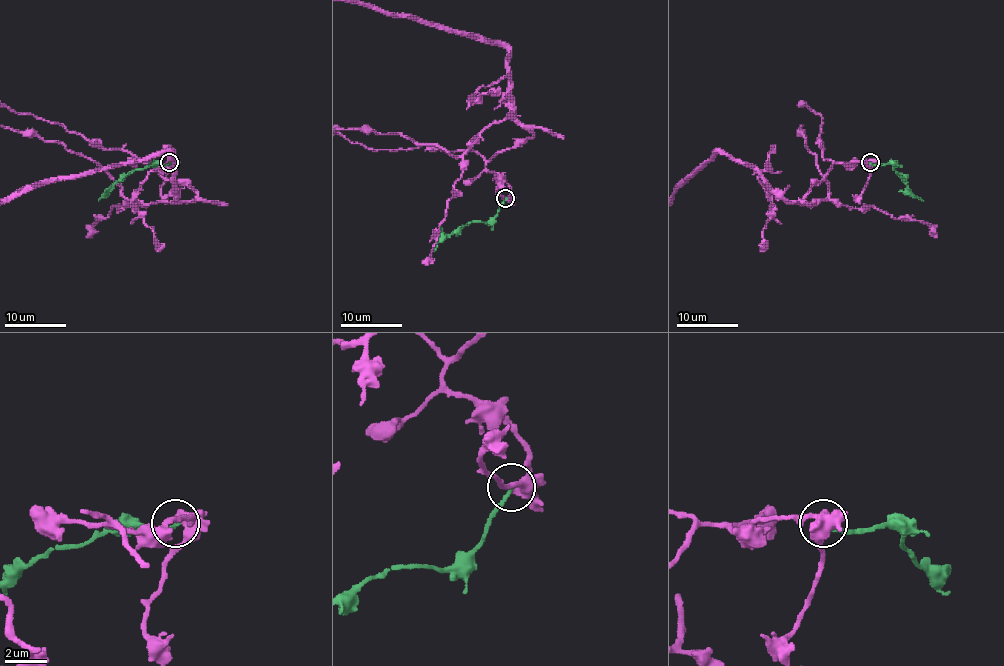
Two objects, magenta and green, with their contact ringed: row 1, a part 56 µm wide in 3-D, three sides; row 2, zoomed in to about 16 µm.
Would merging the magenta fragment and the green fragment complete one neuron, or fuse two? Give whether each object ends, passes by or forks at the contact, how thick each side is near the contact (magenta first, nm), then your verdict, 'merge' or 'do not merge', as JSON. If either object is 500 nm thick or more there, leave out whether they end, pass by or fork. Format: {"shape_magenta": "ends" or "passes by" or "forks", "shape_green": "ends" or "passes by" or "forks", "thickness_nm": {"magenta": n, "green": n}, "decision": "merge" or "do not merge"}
{"shape_magenta": "passes by", "shape_green": "ends", "thickness_nm": {"magenta": 460, "green": 190}, "decision": "do not merge"}

